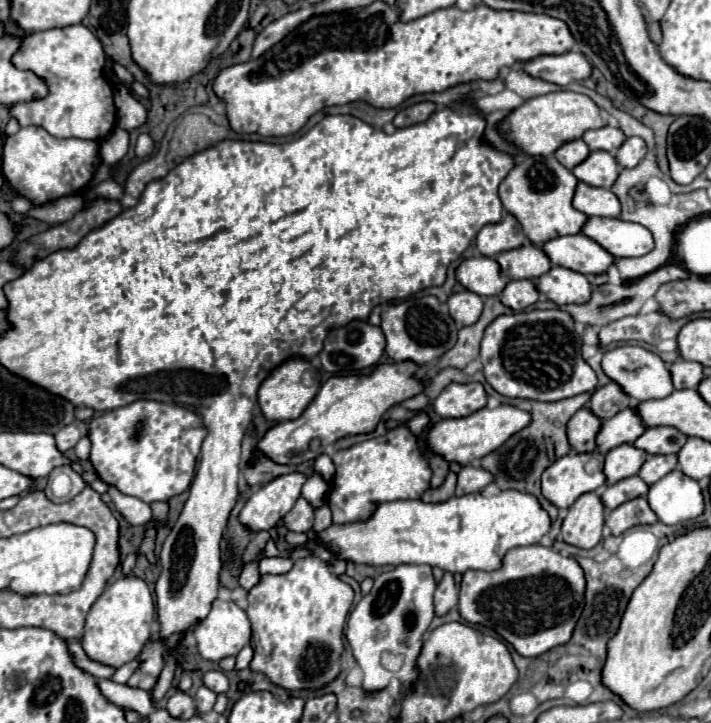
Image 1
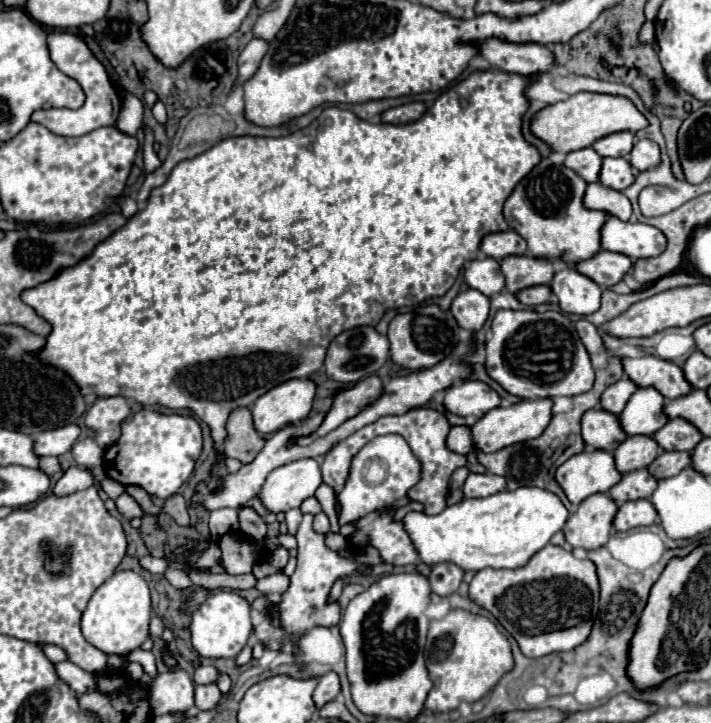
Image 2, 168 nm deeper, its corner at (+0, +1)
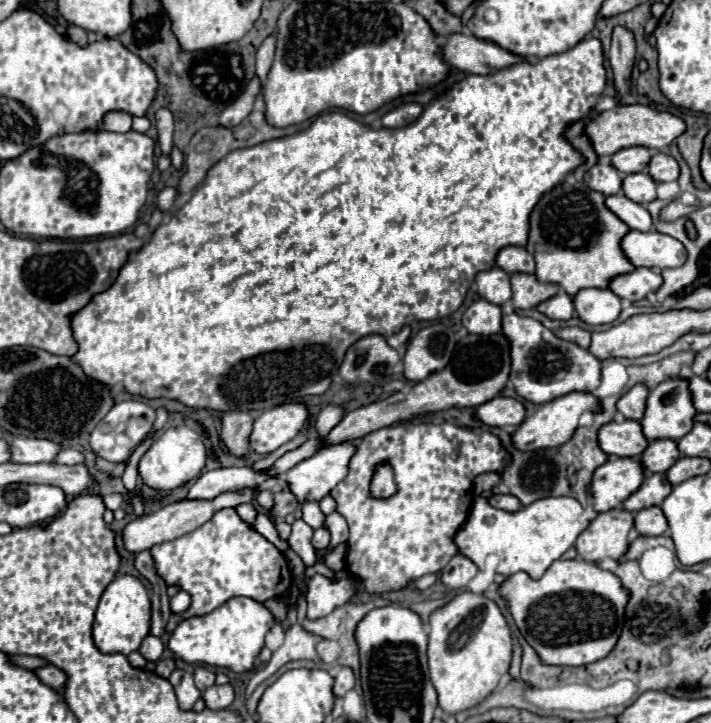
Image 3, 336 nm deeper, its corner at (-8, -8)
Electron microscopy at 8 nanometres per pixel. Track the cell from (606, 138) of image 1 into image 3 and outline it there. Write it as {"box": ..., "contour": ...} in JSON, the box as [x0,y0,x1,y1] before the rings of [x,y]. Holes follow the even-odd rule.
{"box":[612,146,652,174],"contour":[[[632,146],[632,148],[618,150],[612,156],[612,166],[622,174],[636,174],[636,172],[642,172],[648,168],[650,158],[652,158],[652,152],[648,148]]]}

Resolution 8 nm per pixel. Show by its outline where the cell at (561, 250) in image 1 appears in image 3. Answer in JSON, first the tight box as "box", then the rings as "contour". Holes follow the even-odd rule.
{"box":[610,268,660,302],"contour":[[[636,268],[632,274],[622,274],[620,278],[614,278],[610,290],[624,300],[638,302],[646,298],[650,292],[656,292],[660,286],[660,272],[654,272],[650,268]]]}

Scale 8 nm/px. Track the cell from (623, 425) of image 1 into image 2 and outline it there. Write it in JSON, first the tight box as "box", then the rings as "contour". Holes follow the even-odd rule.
{"box":[618,389,668,435],"contour":[[[636,389],[636,393],[630,397],[630,401],[618,417],[620,427],[626,435],[654,435],[668,421],[668,417],[662,411],[664,403],[666,399],[656,389]]]}

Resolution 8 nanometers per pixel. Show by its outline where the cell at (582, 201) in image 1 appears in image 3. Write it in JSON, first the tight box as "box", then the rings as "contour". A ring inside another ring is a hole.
{"box":[606,194,652,232],"contour":[[[614,194],[606,198],[606,206],[620,218],[624,220],[632,230],[648,232],[652,228],[652,216],[650,212],[632,200],[628,200],[624,194]]]}

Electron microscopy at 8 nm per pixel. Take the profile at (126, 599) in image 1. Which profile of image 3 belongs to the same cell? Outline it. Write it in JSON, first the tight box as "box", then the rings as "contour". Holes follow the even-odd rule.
{"box":[92,574,150,654],"contour":[[[128,574],[116,576],[104,590],[100,604],[96,608],[96,618],[92,626],[94,642],[98,650],[102,652],[118,652],[118,654],[130,654],[138,650],[146,634],[150,632],[150,596],[146,586],[136,578]]]}

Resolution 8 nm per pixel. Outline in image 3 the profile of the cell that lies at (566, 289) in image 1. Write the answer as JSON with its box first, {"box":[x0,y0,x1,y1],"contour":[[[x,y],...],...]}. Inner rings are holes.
{"box":[574,290,622,324],"contour":[[[580,290],[574,306],[586,324],[612,324],[622,312],[622,300],[612,290]]]}

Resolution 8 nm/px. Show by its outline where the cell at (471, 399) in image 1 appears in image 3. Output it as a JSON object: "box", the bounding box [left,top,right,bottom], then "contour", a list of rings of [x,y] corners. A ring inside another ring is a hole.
{"box":[476,396,524,426],"contour":[[[496,396],[494,400],[476,408],[476,418],[488,426],[514,426],[524,422],[524,404],[514,398]]]}

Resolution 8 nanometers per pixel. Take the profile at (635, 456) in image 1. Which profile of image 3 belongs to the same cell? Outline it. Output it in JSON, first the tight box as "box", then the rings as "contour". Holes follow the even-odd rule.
{"box":[640,438,680,472],"contour":[[[660,438],[648,444],[640,460],[648,472],[666,472],[678,458],[680,458],[680,450],[676,440]]]}

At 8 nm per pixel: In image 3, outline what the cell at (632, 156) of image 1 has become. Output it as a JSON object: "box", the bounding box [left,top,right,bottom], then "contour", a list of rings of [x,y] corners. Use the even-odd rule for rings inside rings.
{"box":[648,152,680,182],"contour":[[[656,152],[656,154],[652,156],[652,160],[650,160],[648,174],[650,174],[656,182],[672,182],[672,180],[678,180],[678,176],[680,176],[680,166],[678,166],[678,162],[676,162],[670,154]]]}

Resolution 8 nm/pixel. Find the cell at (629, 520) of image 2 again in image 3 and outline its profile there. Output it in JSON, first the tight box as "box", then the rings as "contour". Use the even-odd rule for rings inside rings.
{"box":[634,506,668,536],"contour":[[[652,506],[634,514],[634,528],[642,536],[662,536],[668,532],[668,522],[662,508]]]}

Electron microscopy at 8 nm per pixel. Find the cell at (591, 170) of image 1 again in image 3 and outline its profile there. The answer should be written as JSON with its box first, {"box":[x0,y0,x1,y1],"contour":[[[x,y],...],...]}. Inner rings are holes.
{"box":[622,172,658,204],"contour":[[[638,172],[638,174],[628,174],[622,182],[622,192],[638,204],[648,204],[656,200],[656,186],[658,182],[650,178],[648,172]]]}

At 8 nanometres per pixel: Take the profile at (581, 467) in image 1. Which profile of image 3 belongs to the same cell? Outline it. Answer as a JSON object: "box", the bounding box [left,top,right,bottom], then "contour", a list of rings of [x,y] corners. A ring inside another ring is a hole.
{"box":[590,458,644,512],"contour":[[[610,458],[594,472],[590,494],[594,508],[606,512],[622,506],[622,502],[634,494],[644,480],[644,466],[638,458]]]}

